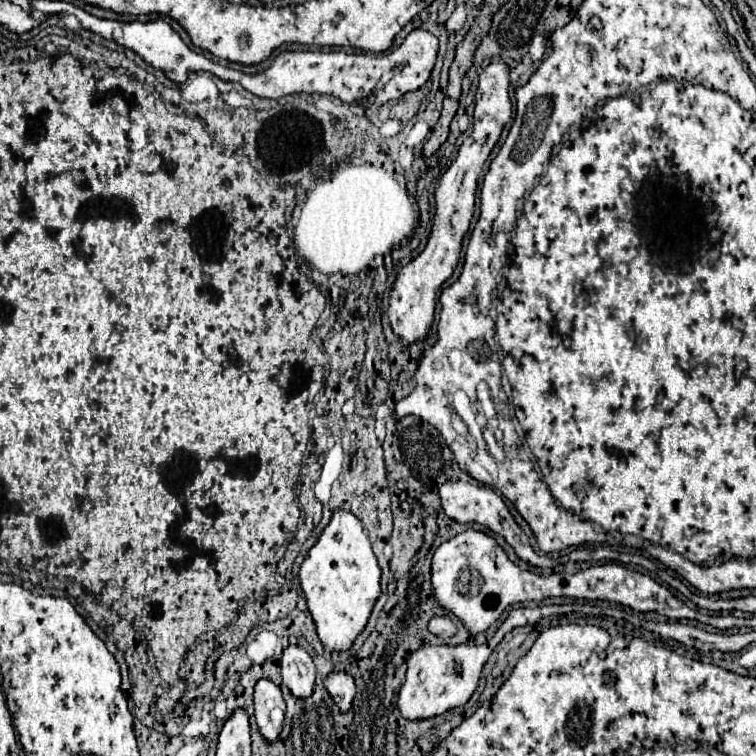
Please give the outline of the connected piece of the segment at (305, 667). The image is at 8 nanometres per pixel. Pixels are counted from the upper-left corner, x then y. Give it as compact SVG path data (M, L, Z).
M291 644L283 652L281 660L283 684L295 698L309 698L315 688L315 664L313 658L301 650L297 644Z

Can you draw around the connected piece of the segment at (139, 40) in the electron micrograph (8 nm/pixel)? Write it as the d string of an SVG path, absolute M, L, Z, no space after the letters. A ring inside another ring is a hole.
M159 18L151 22L121 22L121 30L123 36L117 42L139 54L155 70L163 70L169 80L183 84L191 72L197 72L197 52L193 52L165 20Z

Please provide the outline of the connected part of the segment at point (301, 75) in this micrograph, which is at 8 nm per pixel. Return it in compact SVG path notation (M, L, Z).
M415 28L403 44L393 52L376 54L352 53L336 50L295 50L281 52L267 70L253 74L253 92L263 98L281 98L287 94L307 92L307 94L331 94L343 102L363 102L363 104L385 104L387 100L397 100L403 94L421 88L433 70L437 60L439 40L421 28Z

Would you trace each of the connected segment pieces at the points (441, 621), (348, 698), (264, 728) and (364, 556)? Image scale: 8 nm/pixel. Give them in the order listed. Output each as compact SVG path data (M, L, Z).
M435 616L431 622L429 622L429 630L435 634L435 636L441 636L441 638L449 638L455 634L455 624L451 618L447 616Z
M333 672L325 678L325 688L341 712L349 712L355 700L355 682L345 672Z
M259 680L255 686L255 722L267 742L275 742L281 734L285 702L279 686L271 680Z
M337 510L299 568L301 590L315 620L317 636L327 652L349 650L353 640L363 632L371 610L381 596L379 580L381 568L361 522L351 512Z

